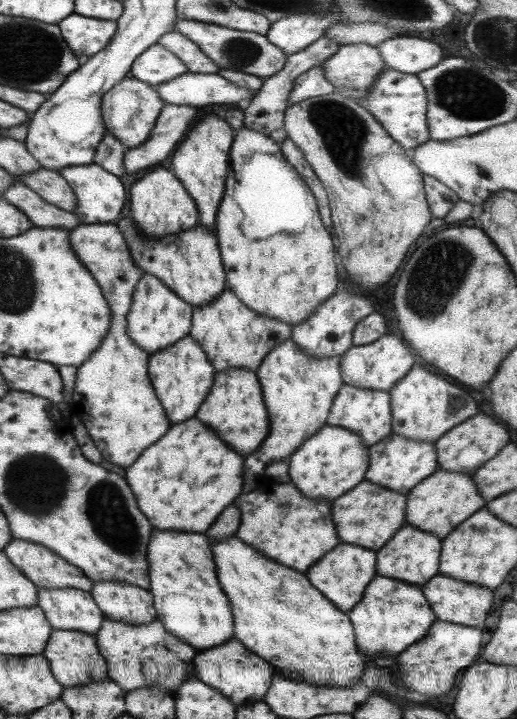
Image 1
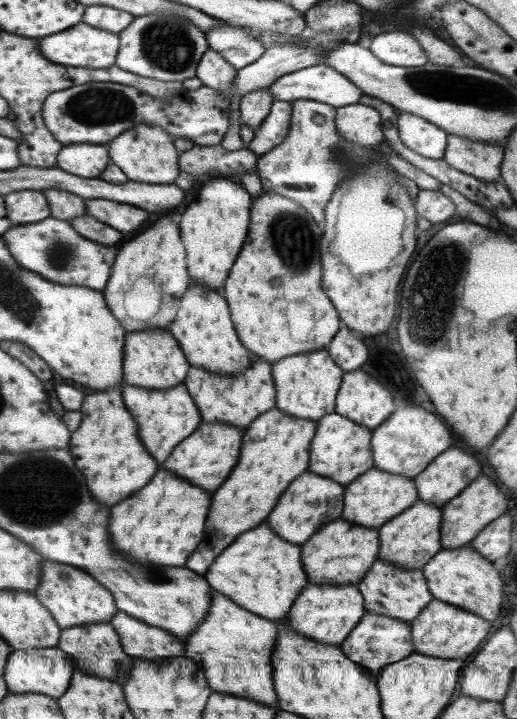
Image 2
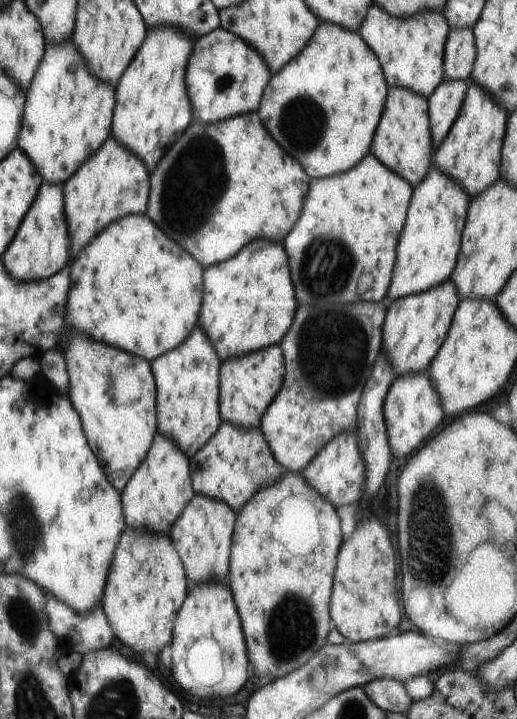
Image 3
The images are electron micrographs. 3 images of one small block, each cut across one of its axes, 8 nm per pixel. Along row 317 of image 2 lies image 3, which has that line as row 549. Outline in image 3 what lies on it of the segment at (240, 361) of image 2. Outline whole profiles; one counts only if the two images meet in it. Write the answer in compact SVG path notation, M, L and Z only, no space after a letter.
M195 494L181 510L181 514L177 515L175 522L169 528L168 537L179 555L179 560L189 580L227 583L235 517L236 513L225 502Z

